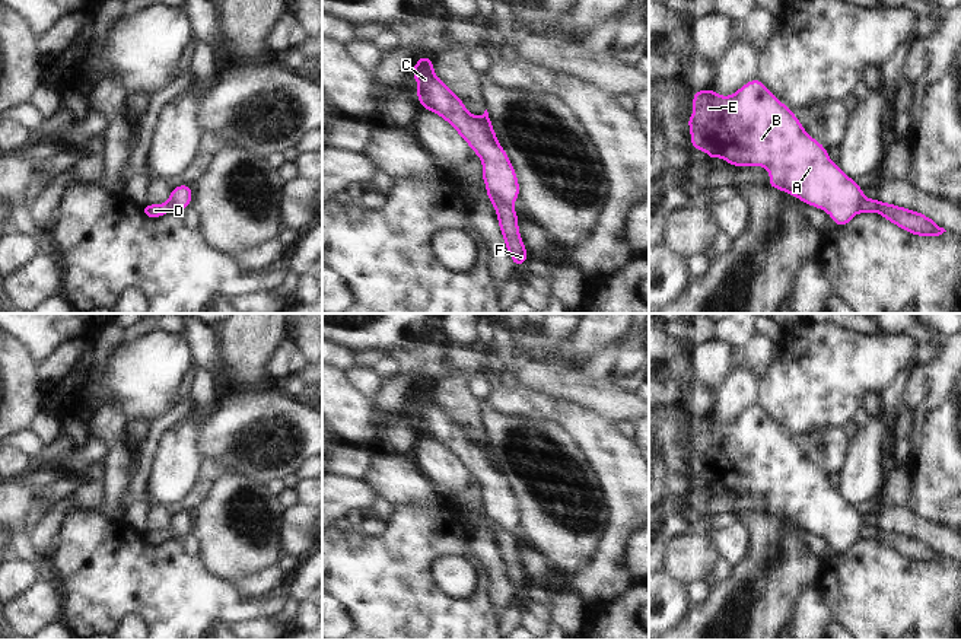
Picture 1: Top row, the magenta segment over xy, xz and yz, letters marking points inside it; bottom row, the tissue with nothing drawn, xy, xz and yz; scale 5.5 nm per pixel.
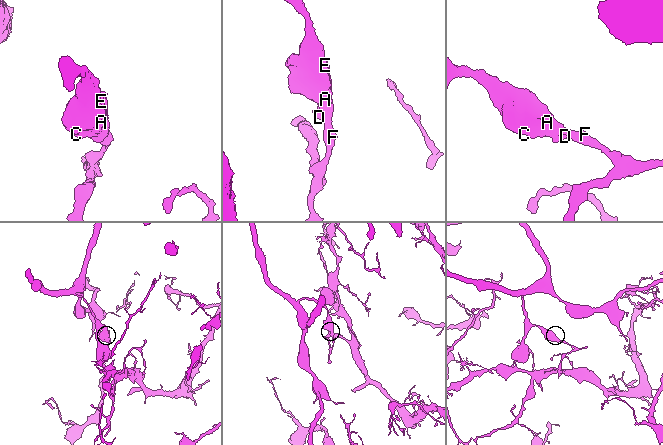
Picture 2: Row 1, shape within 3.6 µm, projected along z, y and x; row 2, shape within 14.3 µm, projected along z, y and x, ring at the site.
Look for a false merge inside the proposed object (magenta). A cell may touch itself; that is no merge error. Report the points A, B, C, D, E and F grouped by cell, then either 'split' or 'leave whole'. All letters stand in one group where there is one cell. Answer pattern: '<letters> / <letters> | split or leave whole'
A B C E / D F | split

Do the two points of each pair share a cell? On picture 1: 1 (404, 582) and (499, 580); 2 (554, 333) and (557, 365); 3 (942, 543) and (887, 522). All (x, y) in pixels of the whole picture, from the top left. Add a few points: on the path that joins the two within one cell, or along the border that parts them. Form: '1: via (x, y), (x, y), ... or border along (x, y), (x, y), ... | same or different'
1: border along (470, 551), (484, 569), (489, 601), (497, 614) | different
2: via (553, 340), (553, 357) | same
3: via (929, 532), (907, 522), (900, 522) | same

